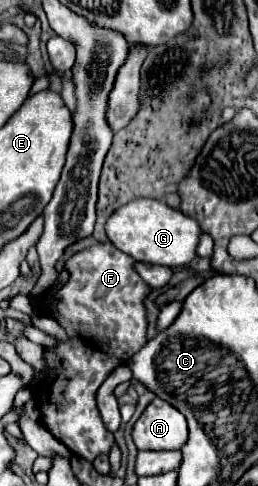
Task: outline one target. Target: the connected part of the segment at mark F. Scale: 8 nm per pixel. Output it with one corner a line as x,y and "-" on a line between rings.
110,242
96,244
84,252
74,254
66,268
70,272
70,280
58,290
56,298
58,304
50,312
60,326
68,332
70,342
60,342
54,350
46,350
46,362
50,368
54,368
46,380
46,390
40,398
40,412
42,422
48,426
54,438
58,438
62,444
66,444
76,456
82,456
86,460
94,460
98,454
108,454
114,436
104,426
102,416
96,408
96,390
106,380
106,376
118,368
120,364
128,362
144,344
146,344
146,312
144,312
144,298
148,294
148,284
134,272
132,268
134,260
128,254
122,254
116,250

